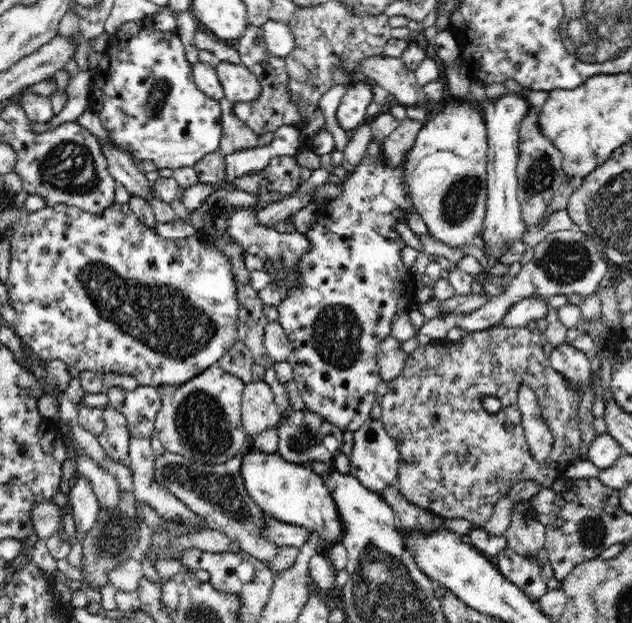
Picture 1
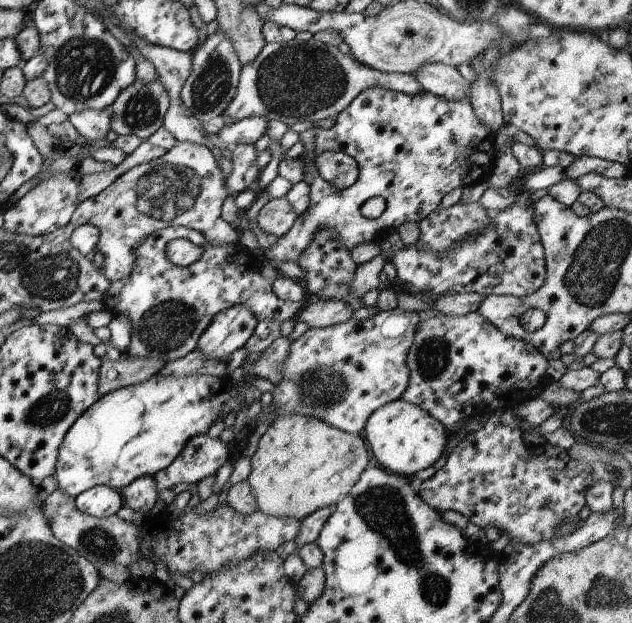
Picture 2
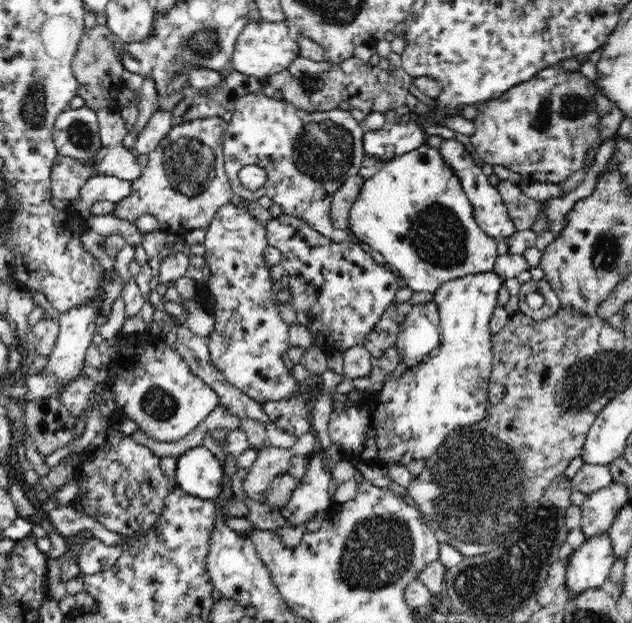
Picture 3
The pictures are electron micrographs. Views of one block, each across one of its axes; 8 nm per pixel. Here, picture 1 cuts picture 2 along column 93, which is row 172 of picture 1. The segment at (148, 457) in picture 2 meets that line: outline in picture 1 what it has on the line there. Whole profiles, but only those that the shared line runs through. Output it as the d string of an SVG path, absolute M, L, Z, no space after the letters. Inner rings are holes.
M473 100L448 103L442 112L426 120L417 132L413 145L401 162L403 187L411 210L419 214L430 238L448 248L463 248L475 244L482 230L487 209L487 130L482 111Z

